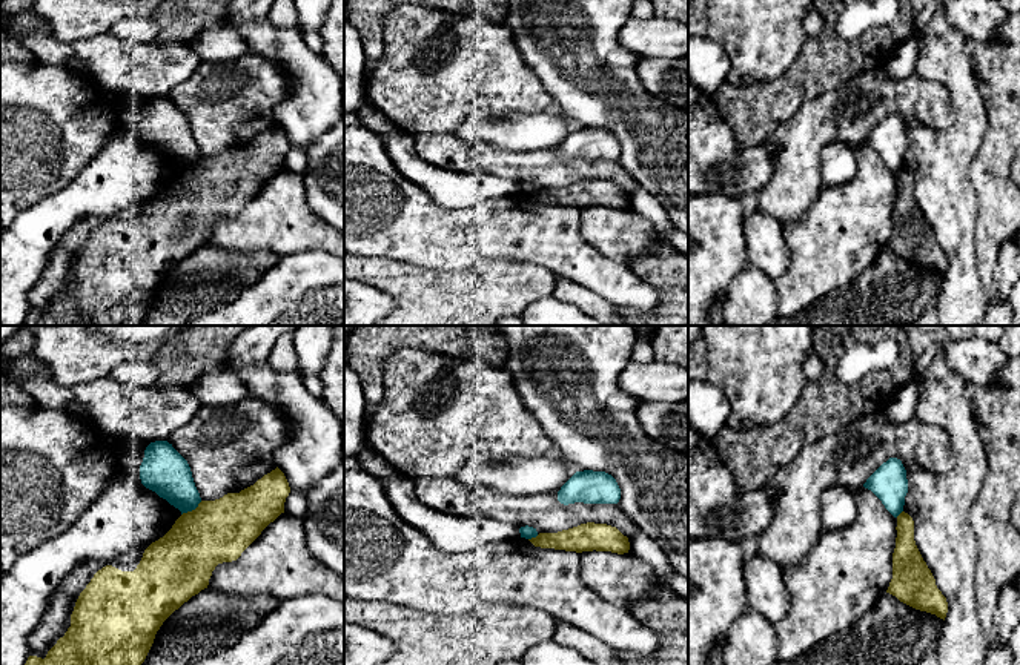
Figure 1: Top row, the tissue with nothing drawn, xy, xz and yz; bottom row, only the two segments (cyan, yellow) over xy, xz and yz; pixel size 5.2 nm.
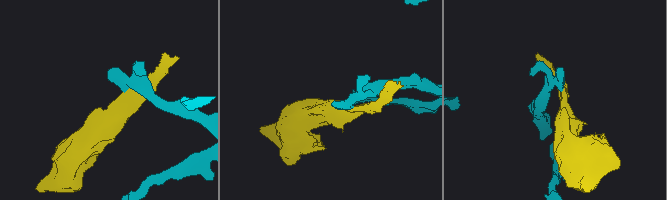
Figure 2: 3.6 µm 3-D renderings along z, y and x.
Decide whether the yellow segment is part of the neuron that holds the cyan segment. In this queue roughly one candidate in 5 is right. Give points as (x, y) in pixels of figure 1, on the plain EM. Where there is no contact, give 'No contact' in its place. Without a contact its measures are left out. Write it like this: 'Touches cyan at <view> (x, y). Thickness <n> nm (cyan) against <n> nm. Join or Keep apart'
Touches cyan at xy (191, 166). Thickness 240 nm (cyan) against 320 nm. Keep apart

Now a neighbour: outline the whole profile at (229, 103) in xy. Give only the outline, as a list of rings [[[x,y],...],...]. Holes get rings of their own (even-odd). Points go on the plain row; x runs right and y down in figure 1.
[[[247,52],[229,61],[201,61],[167,98],[187,117],[201,157],[240,149],[277,124],[273,108],[289,95],[289,78],[278,63]]]

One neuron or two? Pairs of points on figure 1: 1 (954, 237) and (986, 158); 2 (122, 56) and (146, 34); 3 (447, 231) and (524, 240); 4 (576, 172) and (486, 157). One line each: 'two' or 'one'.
1: two
2: two
3: one
4: one

